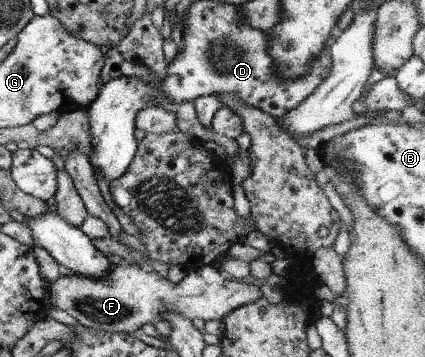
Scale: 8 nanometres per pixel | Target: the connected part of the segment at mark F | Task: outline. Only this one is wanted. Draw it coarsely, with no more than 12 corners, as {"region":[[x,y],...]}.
{"region":[[143,264],[93,280],[62,271],[58,309],[129,334],[173,310],[222,320],[263,298],[215,266],[174,285]]}

